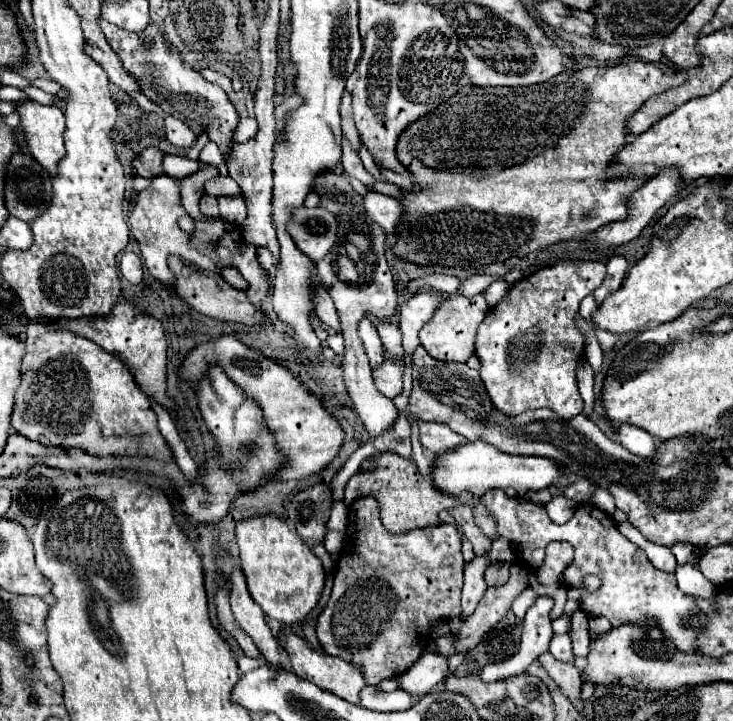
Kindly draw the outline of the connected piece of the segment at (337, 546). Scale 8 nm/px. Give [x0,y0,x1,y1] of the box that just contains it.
[324,531,344,553]

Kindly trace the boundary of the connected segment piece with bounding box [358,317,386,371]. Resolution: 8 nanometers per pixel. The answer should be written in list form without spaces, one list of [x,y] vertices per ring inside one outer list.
[[[368,317],[360,319],[360,323],[358,323],[358,335],[360,335],[364,351],[366,351],[368,359],[370,359],[370,367],[374,371],[378,371],[382,367],[384,359],[386,359],[386,353],[382,349],[382,341],[380,341],[380,337],[378,337],[378,333],[376,333],[376,329],[370,323]]]

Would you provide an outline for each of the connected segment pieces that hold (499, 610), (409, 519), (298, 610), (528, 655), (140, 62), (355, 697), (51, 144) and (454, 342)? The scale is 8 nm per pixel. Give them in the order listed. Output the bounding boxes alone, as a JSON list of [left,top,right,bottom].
[[456,565,528,651],[344,453,458,533],[236,513,326,625],[480,597,554,683],[98,19,240,161],[278,631,366,705],[18,101,66,173],[420,293,490,363]]

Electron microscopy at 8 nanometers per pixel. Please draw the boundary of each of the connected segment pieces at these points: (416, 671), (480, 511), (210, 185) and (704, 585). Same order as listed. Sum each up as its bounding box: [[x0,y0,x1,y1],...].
[[398,651,448,697],[474,503,496,539],[206,177,242,197],[676,565,716,599]]

